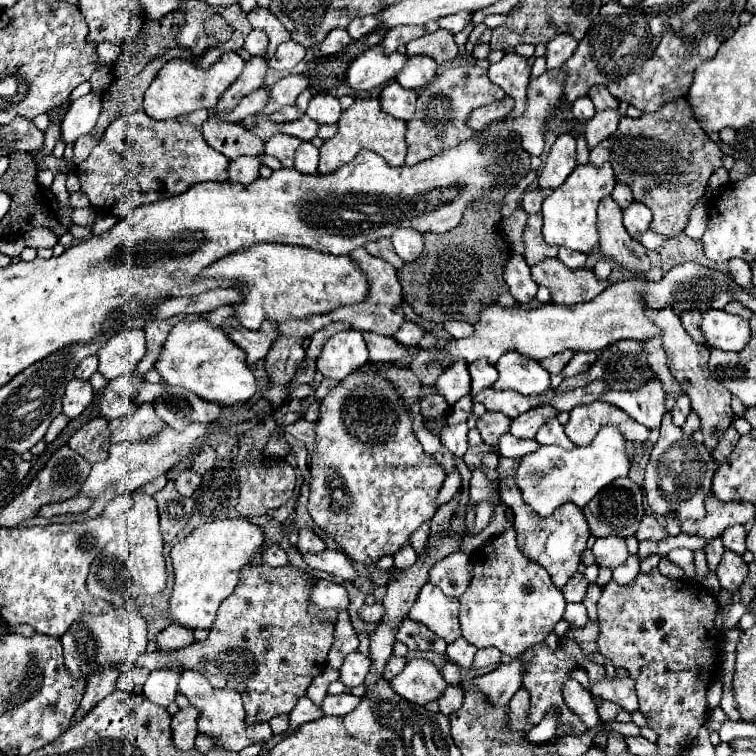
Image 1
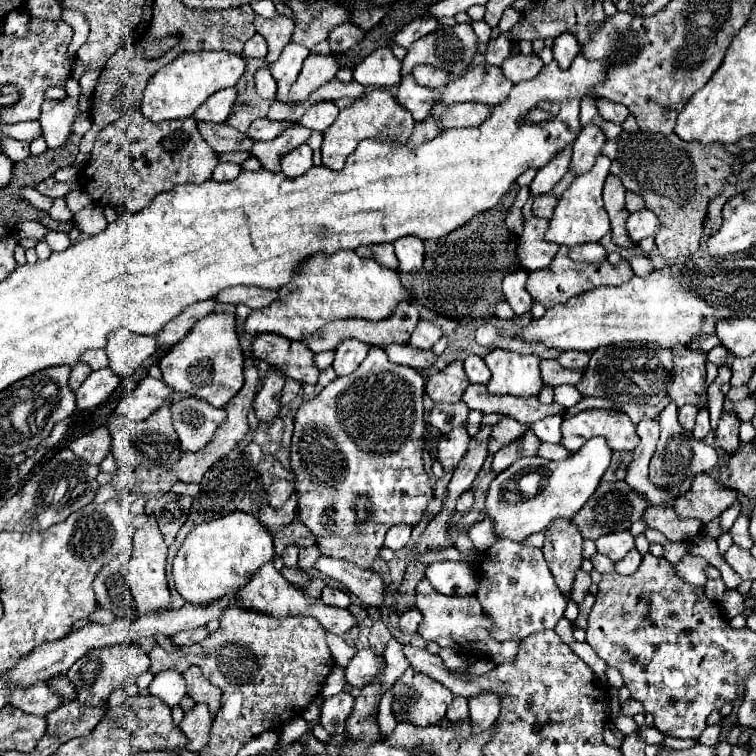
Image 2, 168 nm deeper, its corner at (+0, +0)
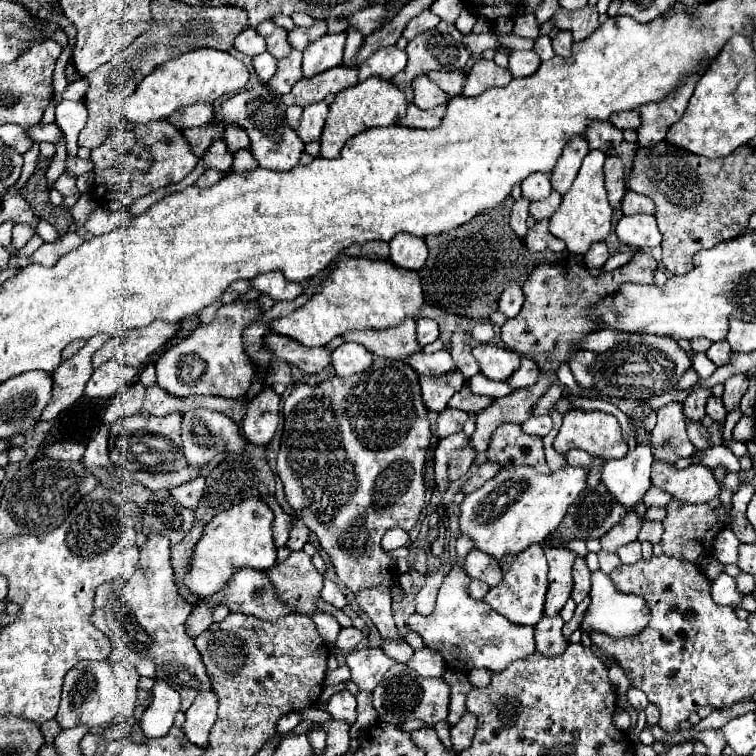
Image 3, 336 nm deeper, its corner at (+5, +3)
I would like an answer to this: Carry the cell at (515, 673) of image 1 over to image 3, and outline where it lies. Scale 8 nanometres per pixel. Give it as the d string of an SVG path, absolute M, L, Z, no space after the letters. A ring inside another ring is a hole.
M465 712L463 718L451 728L451 742L453 742L455 752L461 752L463 748L471 746L475 728L477 728L477 716L471 712Z

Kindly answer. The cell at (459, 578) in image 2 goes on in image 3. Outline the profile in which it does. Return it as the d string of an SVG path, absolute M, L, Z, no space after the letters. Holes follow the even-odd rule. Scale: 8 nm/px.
M471 578L467 590L469 590L469 596L471 596L471 598L483 598L483 594L489 590L489 586L487 586L485 582L477 580L477 578Z

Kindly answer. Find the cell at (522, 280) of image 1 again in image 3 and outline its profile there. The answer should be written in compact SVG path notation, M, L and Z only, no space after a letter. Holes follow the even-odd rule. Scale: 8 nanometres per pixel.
M509 282L499 298L499 310L507 316L507 318L513 318L515 314L519 314L521 306L525 302L525 296L523 296L523 290L519 284L515 282Z

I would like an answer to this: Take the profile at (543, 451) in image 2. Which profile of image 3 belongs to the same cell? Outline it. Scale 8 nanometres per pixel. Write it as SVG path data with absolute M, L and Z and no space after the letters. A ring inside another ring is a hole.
M577 448L565 452L565 460L567 460L571 466L587 466L589 470L593 468L593 456L587 454L587 452L583 452L583 450L577 450Z

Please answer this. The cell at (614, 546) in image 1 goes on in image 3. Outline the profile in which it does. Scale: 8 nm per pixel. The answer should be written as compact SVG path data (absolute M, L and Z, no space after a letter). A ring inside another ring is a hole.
M631 510L623 522L619 522L617 526L613 526L613 528L601 538L601 548L607 550L607 552L617 552L617 548L621 548L621 546L625 546L625 544L637 540L639 528L641 528L641 520L639 520L639 516Z

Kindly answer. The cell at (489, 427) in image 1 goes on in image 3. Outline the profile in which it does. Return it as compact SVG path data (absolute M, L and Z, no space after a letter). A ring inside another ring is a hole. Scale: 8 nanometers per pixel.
M501 424L499 430L493 432L487 458L499 462L501 468L523 464L535 466L539 472L549 472L541 438L523 434L519 424Z

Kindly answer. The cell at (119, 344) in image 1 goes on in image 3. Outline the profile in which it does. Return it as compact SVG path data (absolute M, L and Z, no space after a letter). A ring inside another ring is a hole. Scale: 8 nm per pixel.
M153 322L147 328L131 330L123 342L125 350L125 364L127 366L143 366L147 358L159 350L175 332L179 324L167 324L167 322Z

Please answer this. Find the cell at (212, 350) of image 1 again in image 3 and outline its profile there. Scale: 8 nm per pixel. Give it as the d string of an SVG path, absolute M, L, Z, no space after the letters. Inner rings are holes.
M233 302L223 304L213 322L205 326L197 326L185 340L169 348L165 354L159 356L155 370L157 370L157 384L163 386L169 394L175 394L179 398L203 394L203 396L221 396L221 398L241 398L251 378L255 376L251 360L245 356L241 332L251 320L259 316L259 304L253 302Z

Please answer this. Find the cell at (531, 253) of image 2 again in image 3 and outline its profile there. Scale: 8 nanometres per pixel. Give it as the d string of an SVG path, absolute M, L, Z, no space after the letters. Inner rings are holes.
M539 220L535 222L527 236L525 236L525 244L531 252L543 252L543 250L551 250L551 252L563 252L565 250L565 242L555 238L549 230L547 230L549 220Z

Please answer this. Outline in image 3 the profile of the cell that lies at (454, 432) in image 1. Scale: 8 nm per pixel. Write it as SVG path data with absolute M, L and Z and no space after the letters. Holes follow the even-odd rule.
M455 432L441 438L435 448L435 482L445 492L455 480L459 480L473 464L475 454L463 432Z

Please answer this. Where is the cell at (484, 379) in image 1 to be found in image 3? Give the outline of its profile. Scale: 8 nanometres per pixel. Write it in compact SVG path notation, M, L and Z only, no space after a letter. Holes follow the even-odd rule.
M457 328L453 338L451 338L451 356L453 356L453 362L457 366L459 372L463 372L463 376L469 380L471 376L479 374L481 368L479 368L479 362L473 358L471 354L471 344L465 340L465 330L463 328Z

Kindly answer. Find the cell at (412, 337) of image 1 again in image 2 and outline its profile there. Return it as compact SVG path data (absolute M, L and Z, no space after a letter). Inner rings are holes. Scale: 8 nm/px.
M418 321L418 327L414 329L410 337L410 345L418 349L432 349L432 345L442 337L442 329L436 327L432 321Z

